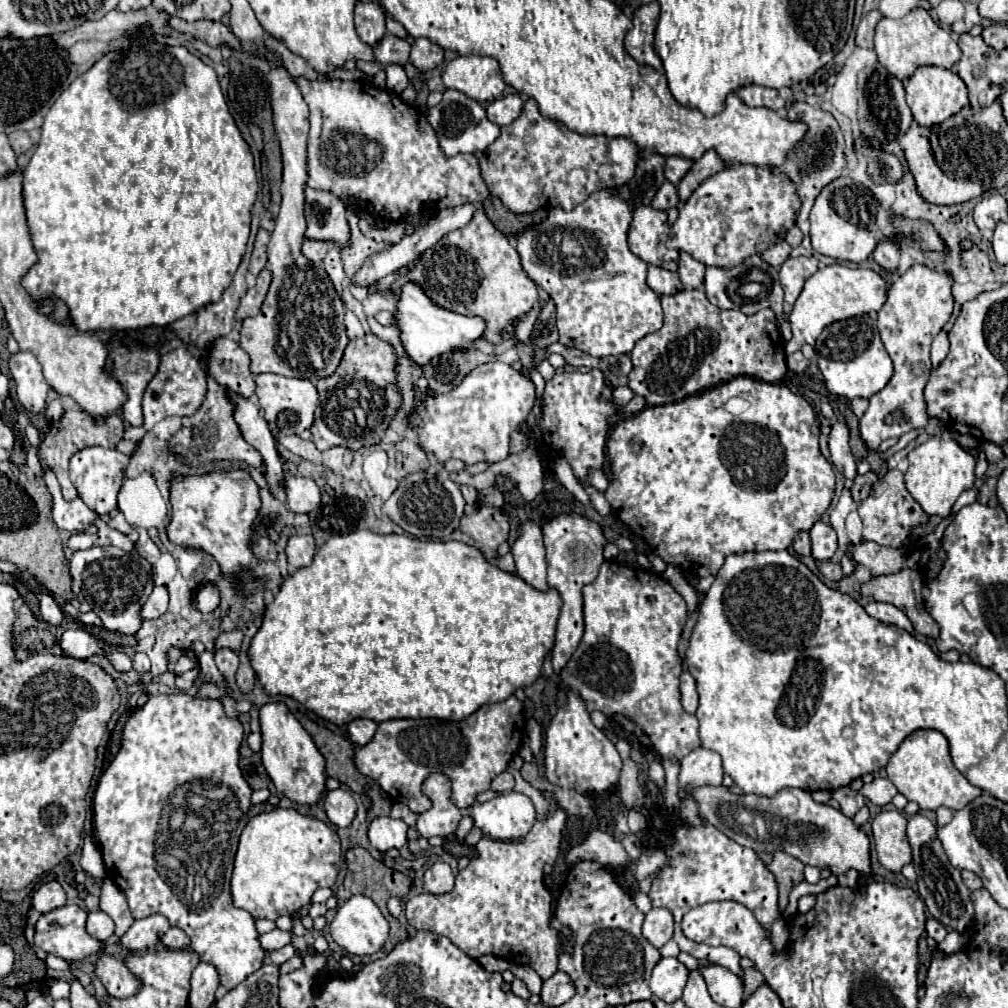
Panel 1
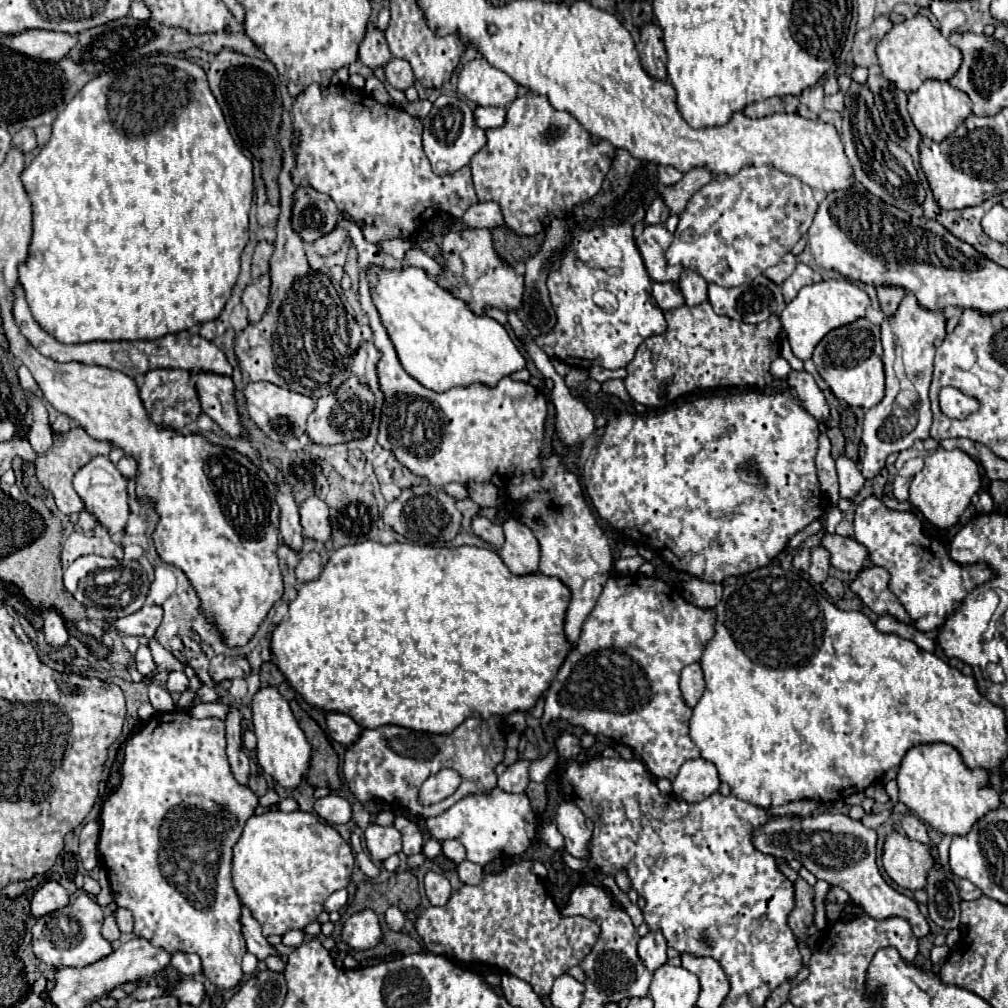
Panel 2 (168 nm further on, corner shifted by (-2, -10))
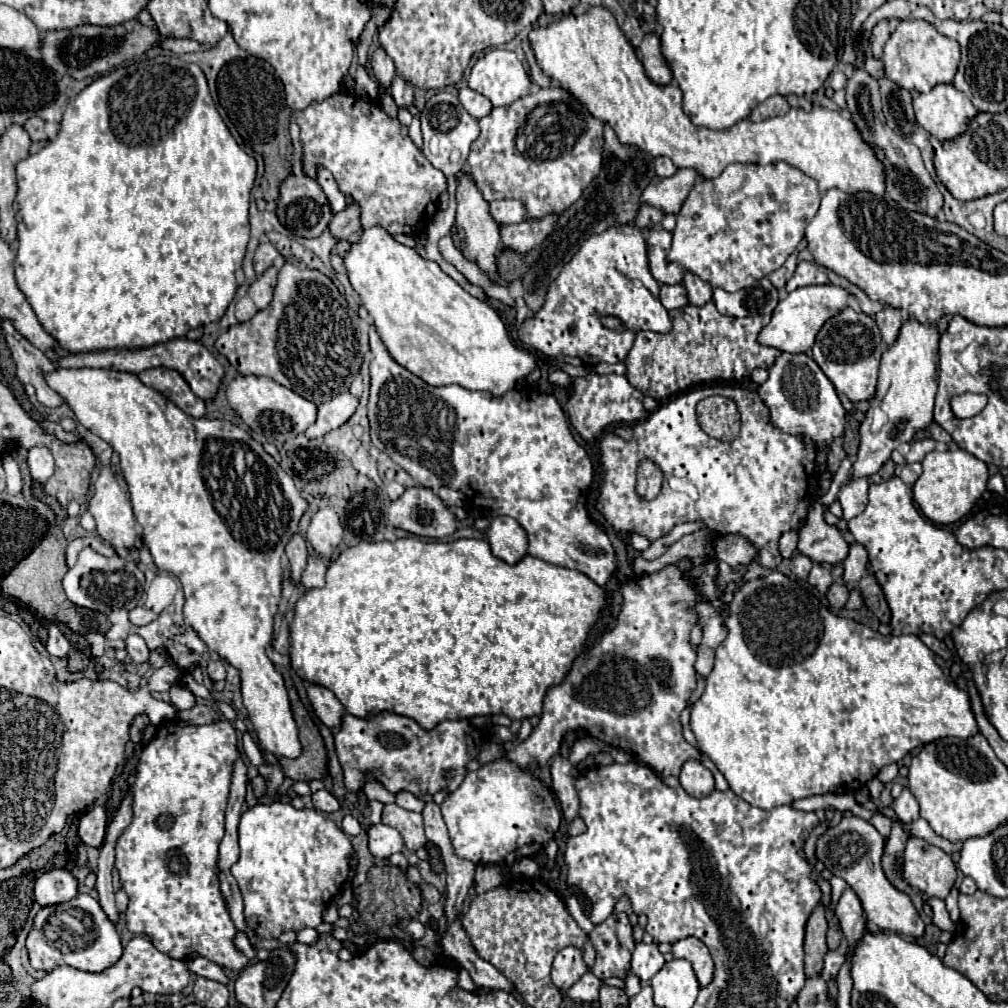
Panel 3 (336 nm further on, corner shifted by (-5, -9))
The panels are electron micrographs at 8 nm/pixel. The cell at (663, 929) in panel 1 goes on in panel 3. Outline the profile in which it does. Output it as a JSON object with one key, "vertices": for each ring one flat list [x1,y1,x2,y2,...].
{"vertices":[[656,943,636,945,632,953,632,961,630,961,630,971,642,981,642,985,646,985,658,973,658,969,662,969,662,965,664,965,664,957,658,951]]}

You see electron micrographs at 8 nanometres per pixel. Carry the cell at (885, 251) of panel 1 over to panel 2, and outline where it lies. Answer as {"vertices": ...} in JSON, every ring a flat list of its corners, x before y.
{"vertices":[[883,284,883,286,877,286,877,296,879,296,879,304,881,304,883,314,891,316,897,310,901,298,905,296,905,290,897,288,897,286,885,286]]}

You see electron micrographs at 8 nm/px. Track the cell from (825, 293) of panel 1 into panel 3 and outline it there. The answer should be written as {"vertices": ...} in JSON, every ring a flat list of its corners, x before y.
{"vertices":[[808,285,808,287,798,287,792,293,788,293,784,299,778,301,776,309,772,311,770,323,758,333,758,343,776,347,780,351,788,353,808,353,810,347,814,345,814,337,818,329,834,317,834,313,840,313,846,307,848,293,842,287,836,285]]}

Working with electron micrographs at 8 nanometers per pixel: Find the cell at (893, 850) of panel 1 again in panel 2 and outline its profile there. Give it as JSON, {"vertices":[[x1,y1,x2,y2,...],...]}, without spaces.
{"vertices":[[891,832,883,844,883,868,889,878,907,890,923,888,931,858,927,858,927,846,911,842,901,832]]}

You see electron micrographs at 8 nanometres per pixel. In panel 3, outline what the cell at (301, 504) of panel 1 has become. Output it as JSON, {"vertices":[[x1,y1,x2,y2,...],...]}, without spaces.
{"vertices":[[330,507,320,509,310,521,306,537,314,547,316,555,320,555,322,559,330,559,334,549,342,541,342,525,336,511]]}

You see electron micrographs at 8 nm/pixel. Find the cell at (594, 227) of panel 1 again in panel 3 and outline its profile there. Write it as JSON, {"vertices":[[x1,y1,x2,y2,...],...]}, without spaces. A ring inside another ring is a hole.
{"vertices":[[618,225,602,235,590,237,588,241,598,243,592,243,590,249,578,249,570,263,564,265,560,275,550,283,542,309,538,309,520,325,518,339,548,357,572,355,580,357,584,365,594,367,602,361,624,361,634,343,636,331,650,329,656,333,668,333,672,329,672,323,668,311,658,299,660,285,650,275,646,241,640,229,636,229,634,225],[610,233,616,233,616,239,612,239],[602,313,620,317,626,323,626,331,612,333,610,329,606,329,600,323],[572,325,574,333,570,331]]}

